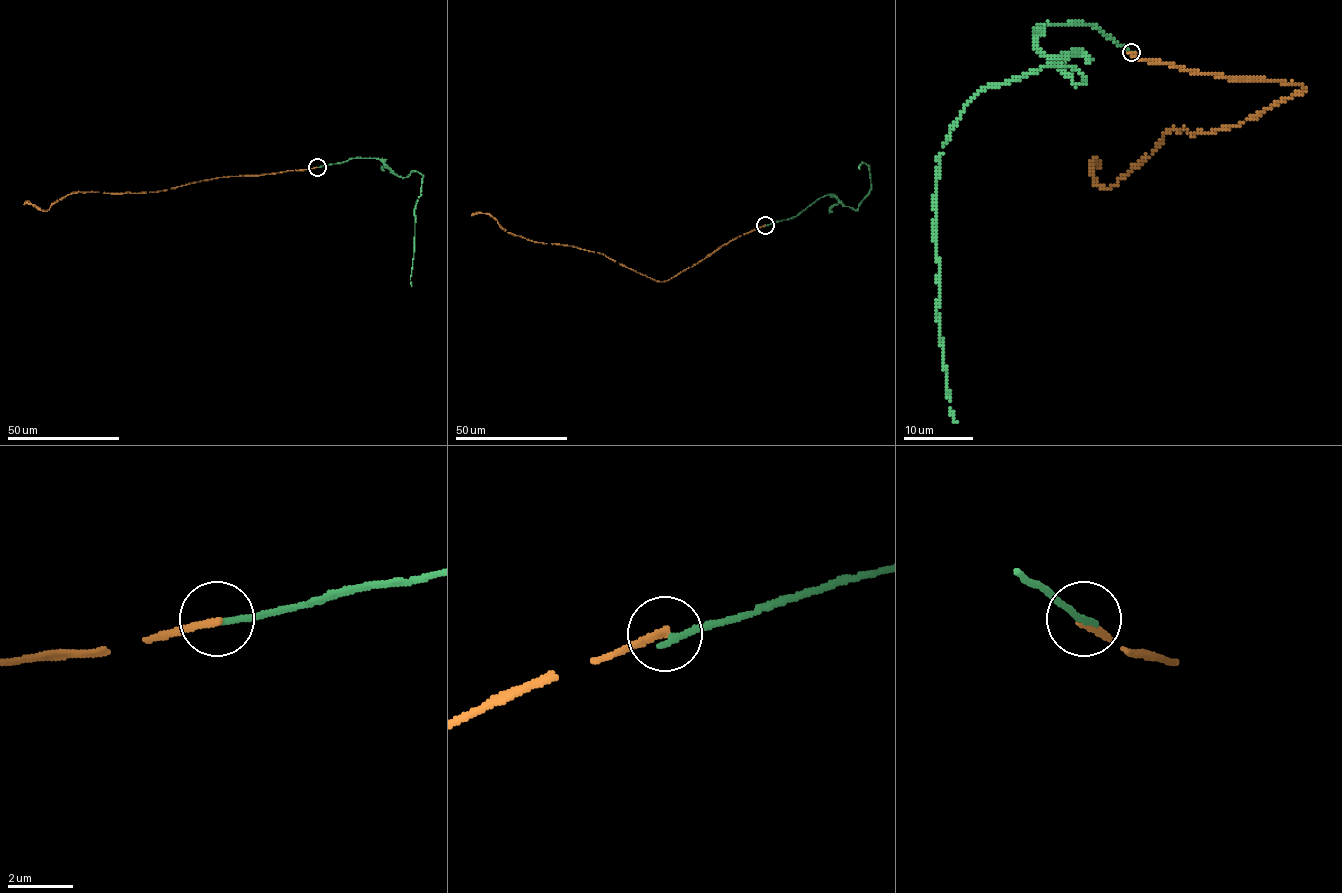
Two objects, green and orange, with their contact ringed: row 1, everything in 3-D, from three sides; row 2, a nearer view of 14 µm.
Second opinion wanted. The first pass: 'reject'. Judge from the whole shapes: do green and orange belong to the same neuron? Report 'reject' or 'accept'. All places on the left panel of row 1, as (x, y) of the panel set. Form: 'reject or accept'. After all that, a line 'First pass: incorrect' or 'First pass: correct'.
reject
First pass: correct

